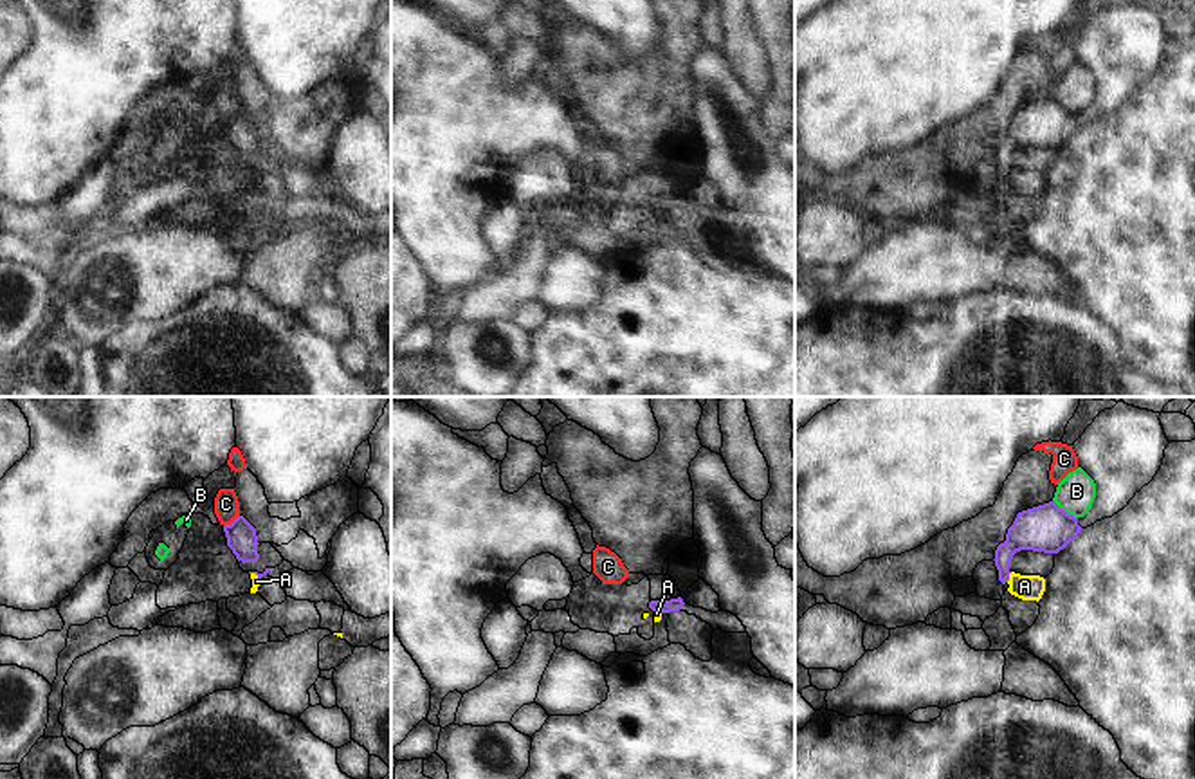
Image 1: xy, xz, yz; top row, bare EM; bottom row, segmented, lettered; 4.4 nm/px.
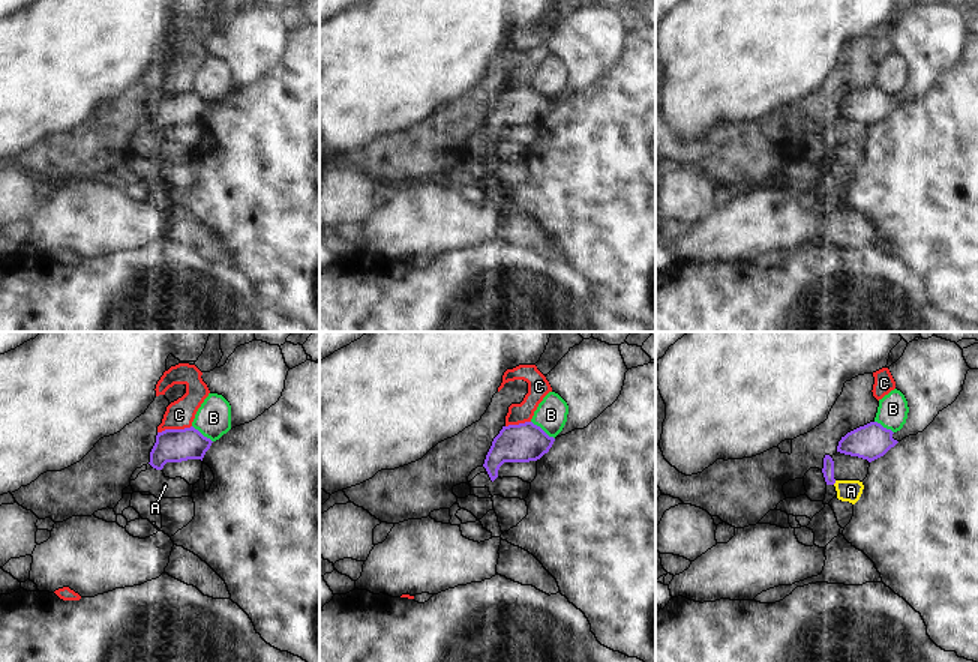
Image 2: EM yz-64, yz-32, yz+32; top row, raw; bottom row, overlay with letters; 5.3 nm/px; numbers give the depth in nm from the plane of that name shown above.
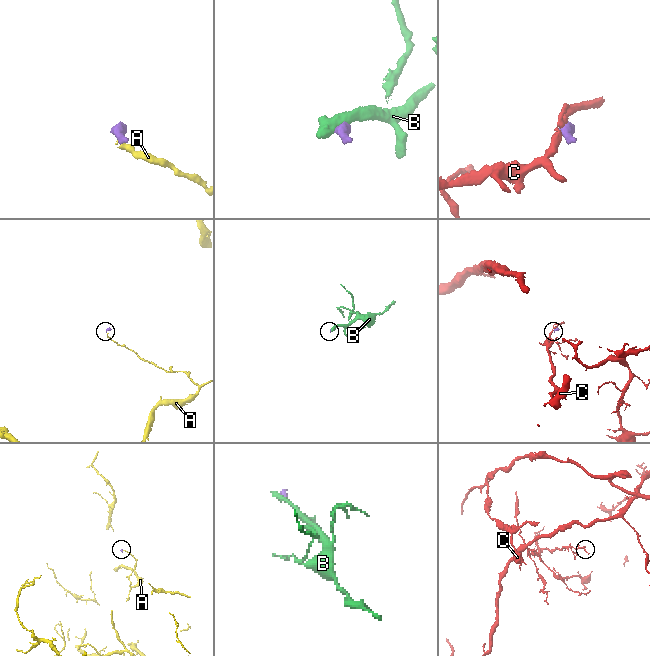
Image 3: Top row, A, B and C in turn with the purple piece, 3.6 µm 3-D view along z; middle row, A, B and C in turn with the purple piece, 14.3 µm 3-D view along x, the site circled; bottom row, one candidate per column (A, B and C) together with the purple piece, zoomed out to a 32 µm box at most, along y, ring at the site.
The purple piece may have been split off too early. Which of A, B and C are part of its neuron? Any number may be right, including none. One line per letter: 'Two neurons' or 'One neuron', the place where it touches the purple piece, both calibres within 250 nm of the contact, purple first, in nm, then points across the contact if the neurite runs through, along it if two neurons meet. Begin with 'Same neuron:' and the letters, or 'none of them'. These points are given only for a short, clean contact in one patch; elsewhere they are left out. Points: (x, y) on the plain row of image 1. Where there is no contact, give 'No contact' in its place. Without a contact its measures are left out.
Same neuron: none of them
A: Two neurons. Touches purple at yz (1008, 174). Thickness 190 nm (purple) against 110 nm. Boundary: yz (1012, 168), (1006, 177)
B: Two neurons. Touches purple at yz (1064, 107). Thickness 220 nm (purple) against 170 nm. Boundary: yz (1053, 96), (1076, 114)
C: Two neurons. Touches purple at xy (233, 118). Thickness 140 nm (purple) against 110 nm. Boundary: xy (238, 110), (224, 123)

